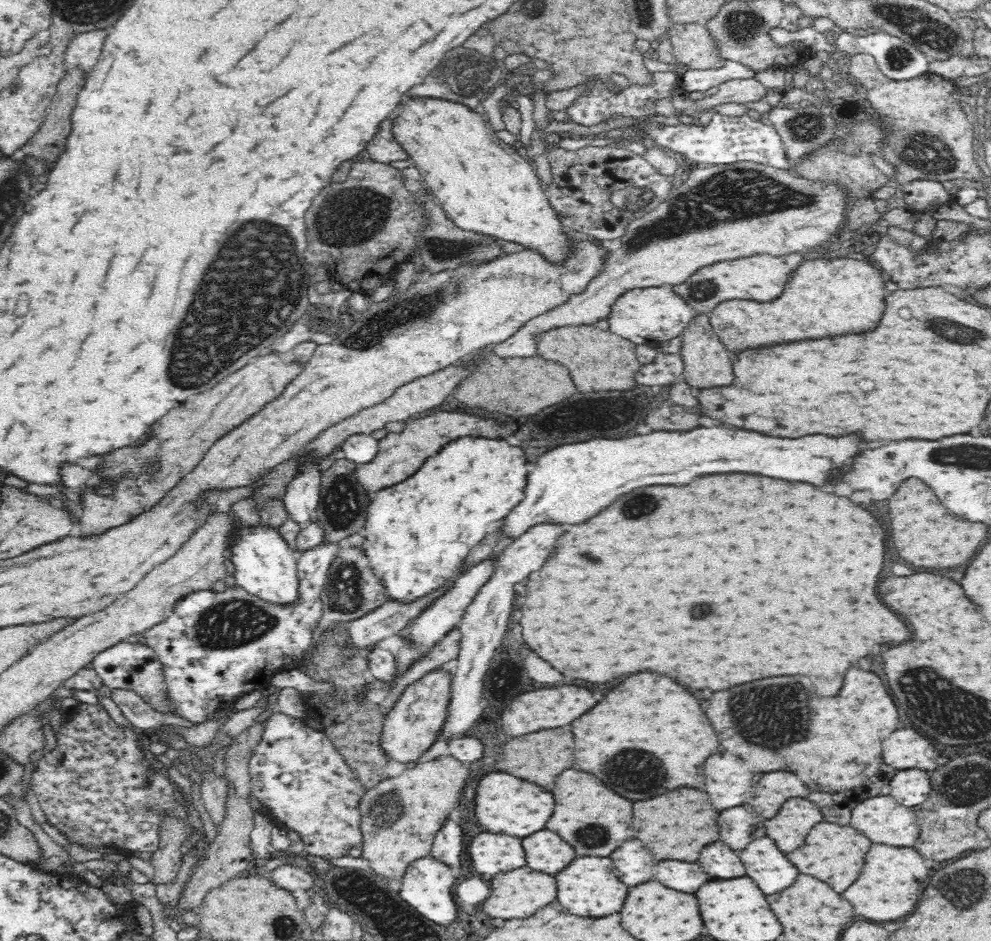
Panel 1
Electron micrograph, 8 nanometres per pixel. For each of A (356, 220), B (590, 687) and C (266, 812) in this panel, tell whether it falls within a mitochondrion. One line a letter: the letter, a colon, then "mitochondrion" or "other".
A: mitochondrion
B: other
C: other

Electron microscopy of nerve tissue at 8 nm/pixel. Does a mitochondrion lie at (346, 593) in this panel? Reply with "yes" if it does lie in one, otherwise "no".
yes

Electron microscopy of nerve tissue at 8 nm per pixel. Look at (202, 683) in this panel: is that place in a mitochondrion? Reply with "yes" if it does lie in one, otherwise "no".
no

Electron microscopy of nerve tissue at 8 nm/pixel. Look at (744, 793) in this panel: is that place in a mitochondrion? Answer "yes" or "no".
no

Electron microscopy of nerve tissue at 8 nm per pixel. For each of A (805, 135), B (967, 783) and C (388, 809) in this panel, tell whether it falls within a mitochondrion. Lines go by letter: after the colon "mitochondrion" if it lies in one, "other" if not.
A: mitochondrion
B: mitochondrion
C: mitochondrion

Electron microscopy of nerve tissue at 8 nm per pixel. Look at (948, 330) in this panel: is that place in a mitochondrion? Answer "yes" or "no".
yes

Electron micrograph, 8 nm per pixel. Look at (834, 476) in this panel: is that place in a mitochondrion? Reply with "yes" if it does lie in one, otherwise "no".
no

